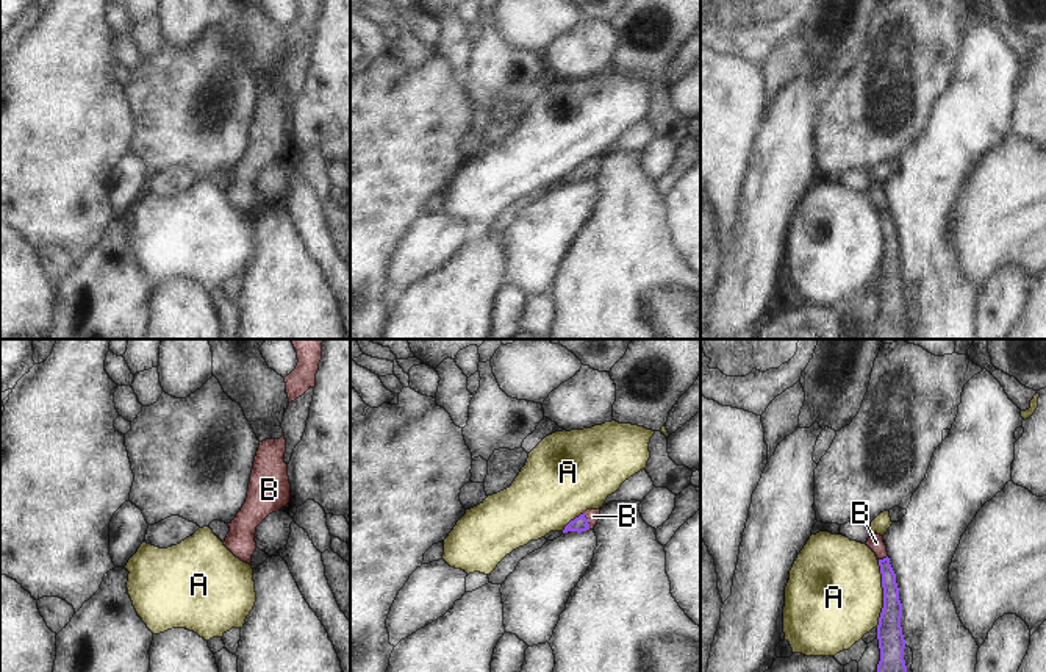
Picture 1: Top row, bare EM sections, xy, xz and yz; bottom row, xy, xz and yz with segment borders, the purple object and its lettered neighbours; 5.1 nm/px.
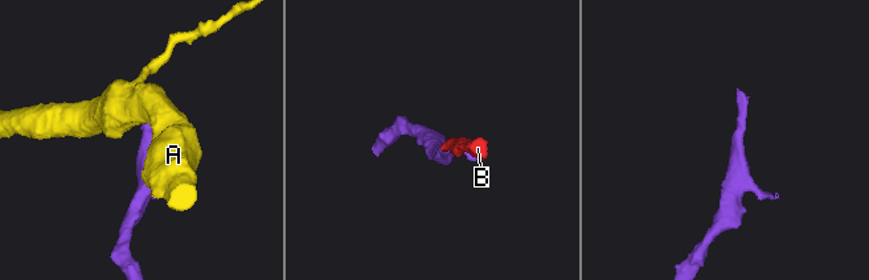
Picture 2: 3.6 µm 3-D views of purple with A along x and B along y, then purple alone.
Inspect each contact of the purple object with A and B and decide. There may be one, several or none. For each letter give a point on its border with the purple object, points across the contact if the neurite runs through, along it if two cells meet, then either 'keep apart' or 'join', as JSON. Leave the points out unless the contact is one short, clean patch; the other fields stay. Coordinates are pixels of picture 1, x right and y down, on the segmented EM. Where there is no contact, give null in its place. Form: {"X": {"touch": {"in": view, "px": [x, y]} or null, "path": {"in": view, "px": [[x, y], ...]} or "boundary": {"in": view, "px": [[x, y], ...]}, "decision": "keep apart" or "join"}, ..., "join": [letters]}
{"A": {"touch": {"in": "yz", "px": [884, 594]}, "boundary": {"in": "yz", "px": [[879, 560], [882, 611], [876, 627]]}, "decision": "keep apart"}, "B": {"touch": {"in": "xz", "px": [587, 521]}, "path": {"in": "xz", "px": [[580, 524], [587, 521], [593, 516]]}, "decision": "join"}, "join": ["B"]}

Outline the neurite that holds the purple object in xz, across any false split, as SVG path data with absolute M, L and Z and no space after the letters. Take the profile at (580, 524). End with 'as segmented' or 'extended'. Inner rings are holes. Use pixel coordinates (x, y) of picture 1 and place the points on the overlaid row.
M600 508L599 509L586 509L583 514L580 514L574 520L571 520L564 527L563 533L568 533L568 531L582 533L582 531L586 531L586 530L594 530L599 517L600 517Z | extended

